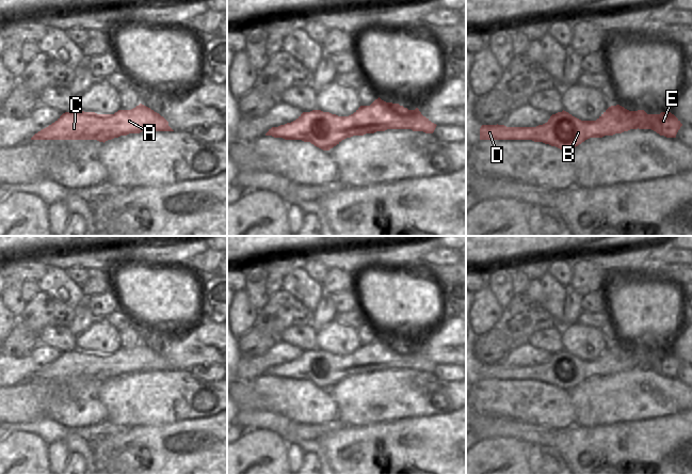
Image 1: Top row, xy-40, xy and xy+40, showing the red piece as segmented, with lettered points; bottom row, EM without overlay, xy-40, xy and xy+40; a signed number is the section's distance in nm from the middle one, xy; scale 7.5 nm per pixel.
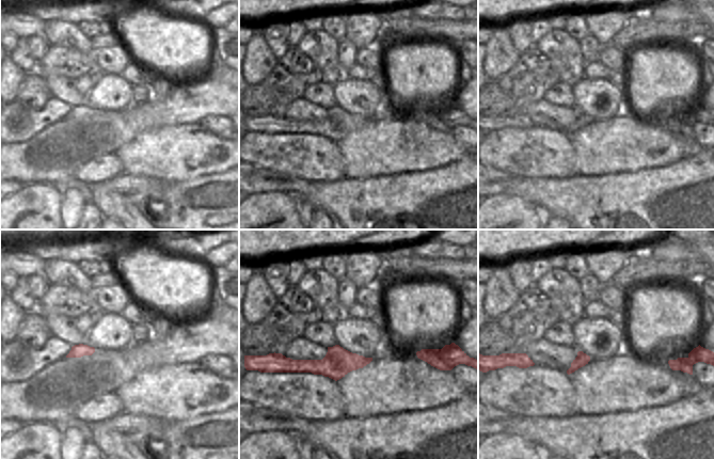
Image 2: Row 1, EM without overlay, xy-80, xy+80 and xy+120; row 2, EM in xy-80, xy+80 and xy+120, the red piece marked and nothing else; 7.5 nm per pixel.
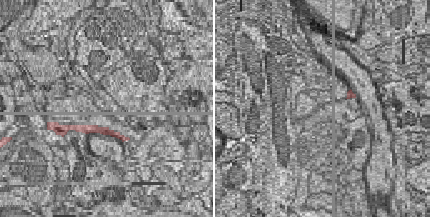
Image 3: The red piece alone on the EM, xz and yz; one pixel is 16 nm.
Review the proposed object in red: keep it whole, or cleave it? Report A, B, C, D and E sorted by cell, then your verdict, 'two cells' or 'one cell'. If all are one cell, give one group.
A B C D E | one cell

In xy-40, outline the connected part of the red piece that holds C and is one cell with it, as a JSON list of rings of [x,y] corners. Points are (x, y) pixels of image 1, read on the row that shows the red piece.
[[[140,104],[114,114],[74,110],[63,113],[54,123],[35,133],[31,140],[97,140],[106,142],[142,131],[174,131],[168,122]]]

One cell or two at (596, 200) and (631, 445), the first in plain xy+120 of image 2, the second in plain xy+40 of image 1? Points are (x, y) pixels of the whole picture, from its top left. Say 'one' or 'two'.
one

